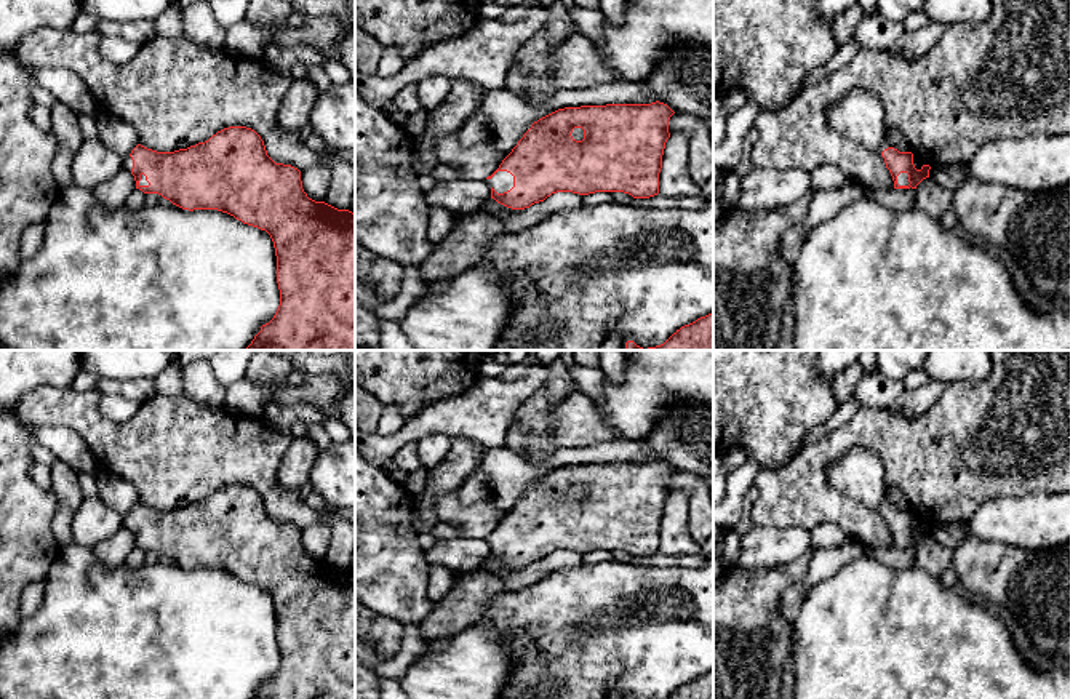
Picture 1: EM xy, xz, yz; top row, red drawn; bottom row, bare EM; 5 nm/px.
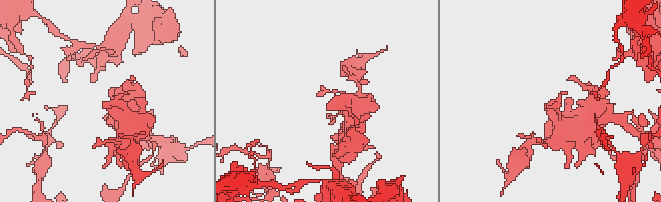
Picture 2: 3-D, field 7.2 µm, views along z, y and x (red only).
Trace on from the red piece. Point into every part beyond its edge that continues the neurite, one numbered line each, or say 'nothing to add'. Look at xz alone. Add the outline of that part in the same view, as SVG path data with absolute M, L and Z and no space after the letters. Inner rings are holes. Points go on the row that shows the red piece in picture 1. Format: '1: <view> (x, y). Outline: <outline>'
1: xz (503, 181). Outline: M497 171L491 179L486 181L497 194L504 194L513 187L513 176L507 171Z

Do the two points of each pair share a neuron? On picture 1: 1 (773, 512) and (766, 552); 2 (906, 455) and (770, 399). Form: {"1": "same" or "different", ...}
{"1": "different", "2": "different"}

